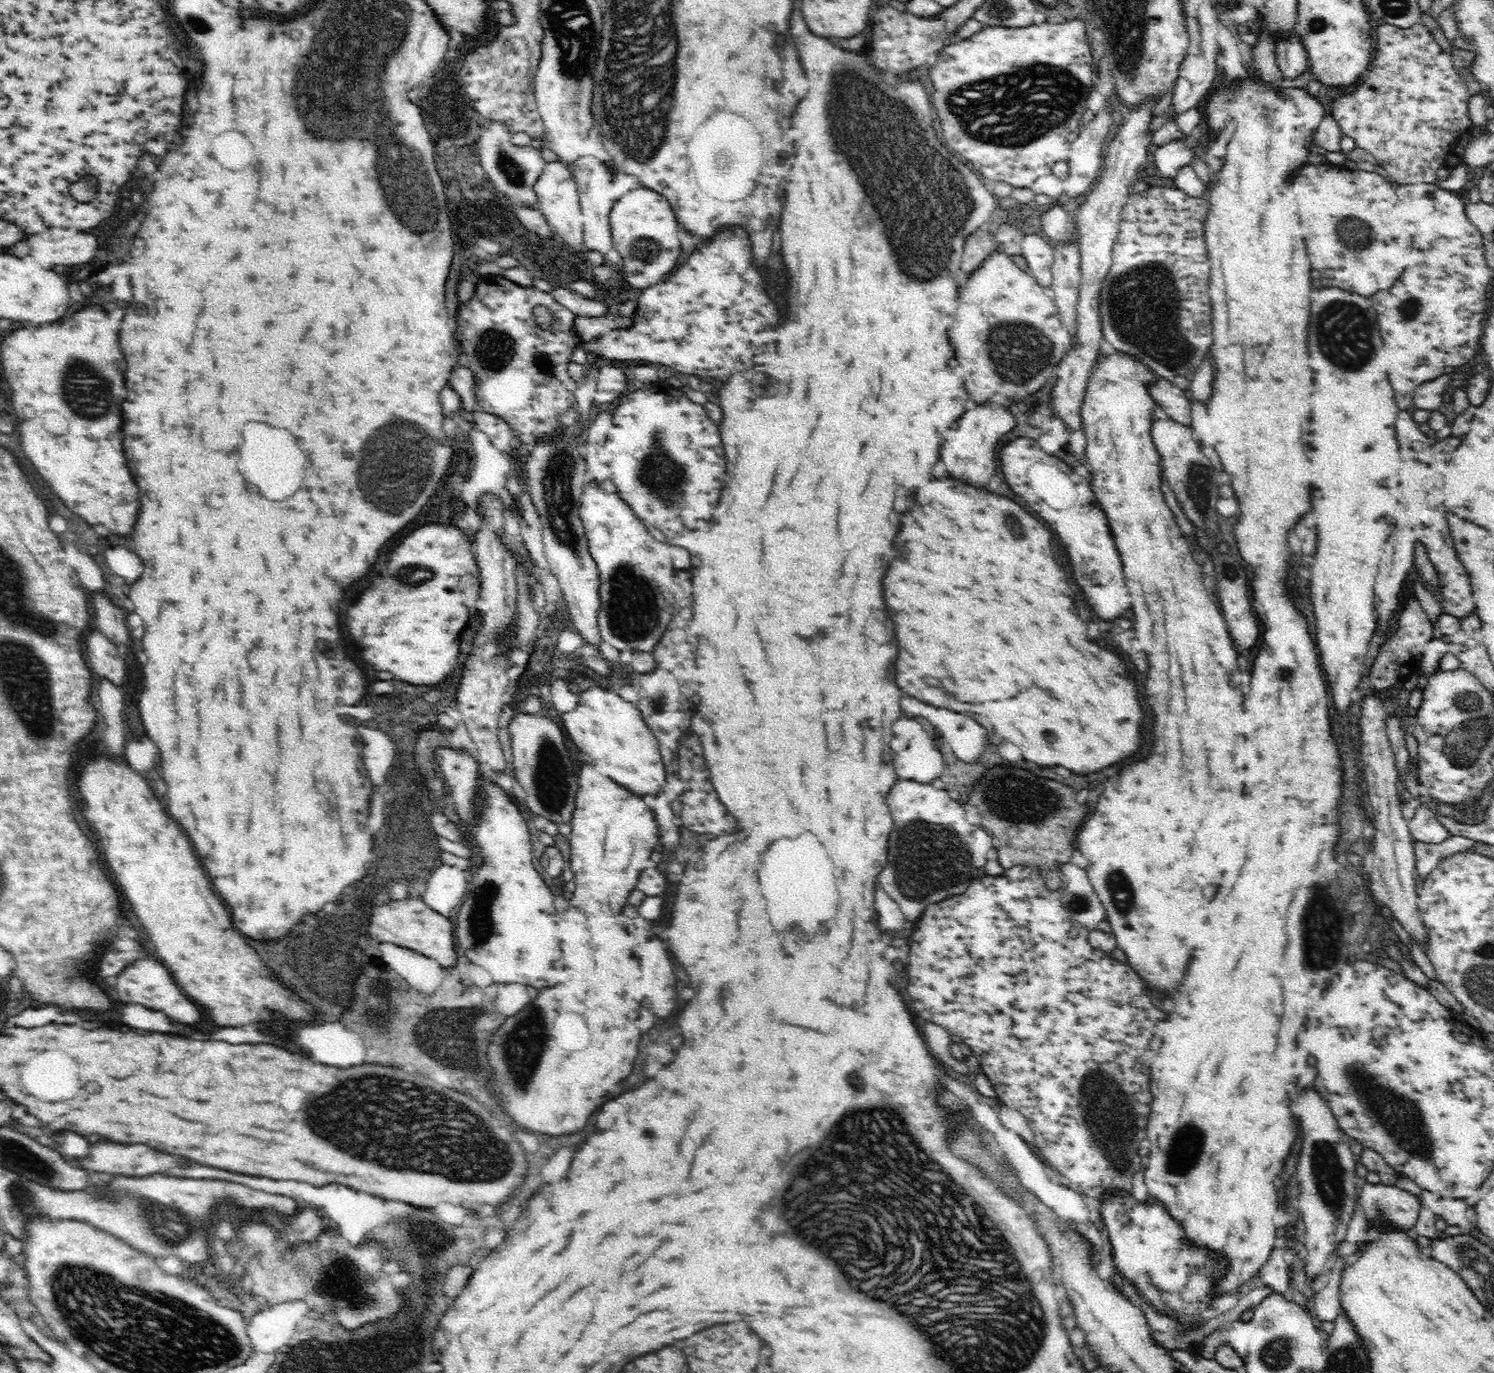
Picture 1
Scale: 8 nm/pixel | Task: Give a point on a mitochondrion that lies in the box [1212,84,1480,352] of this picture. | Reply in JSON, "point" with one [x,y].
{"point":[1357,235]}

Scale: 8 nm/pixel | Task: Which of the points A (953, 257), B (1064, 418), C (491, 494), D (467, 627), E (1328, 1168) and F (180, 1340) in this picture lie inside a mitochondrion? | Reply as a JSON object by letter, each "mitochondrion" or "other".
{"A":"mitochondrion","B":"other","C":"other","D":"other","E":"mitochondrion","F":"mitochondrion"}

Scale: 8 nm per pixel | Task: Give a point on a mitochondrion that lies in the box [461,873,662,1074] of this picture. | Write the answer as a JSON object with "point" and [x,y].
{"point":[479,921]}

